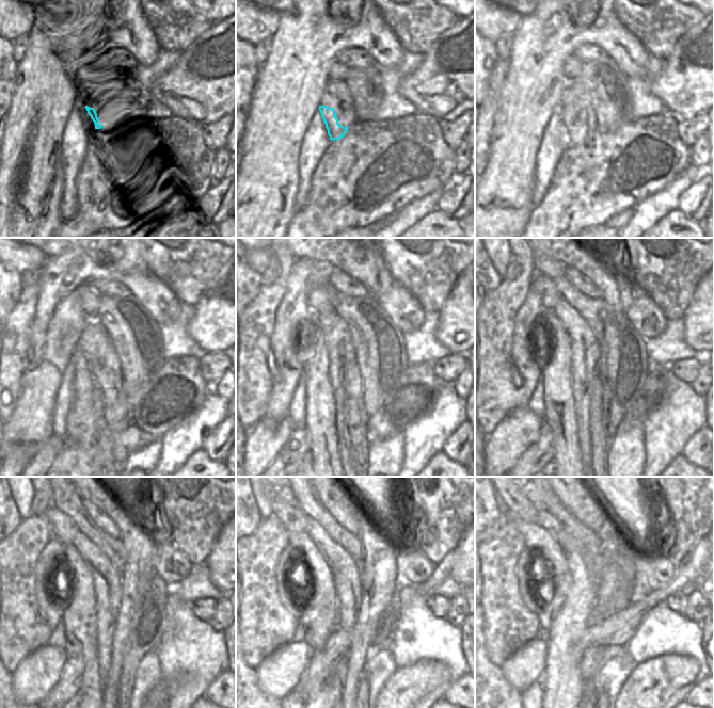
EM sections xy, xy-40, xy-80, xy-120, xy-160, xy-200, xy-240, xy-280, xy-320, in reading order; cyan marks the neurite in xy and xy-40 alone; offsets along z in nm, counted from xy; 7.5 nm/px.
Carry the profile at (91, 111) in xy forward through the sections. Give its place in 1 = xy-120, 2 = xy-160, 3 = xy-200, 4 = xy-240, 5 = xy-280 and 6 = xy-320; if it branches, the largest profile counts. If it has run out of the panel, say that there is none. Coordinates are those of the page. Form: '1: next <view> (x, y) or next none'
1: next xy-120 (92, 337)
2: next xy-160 (338, 343)
3: next xy-200 (584, 346)
4: next xy-240 (106, 579)
5: next xy-280 (345, 572)
6: next xy-320 (568, 544)

